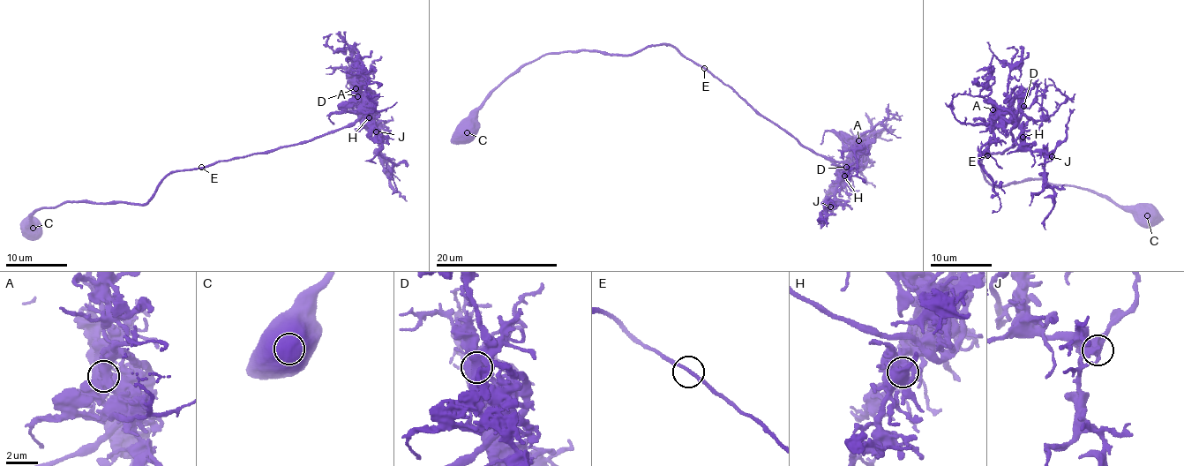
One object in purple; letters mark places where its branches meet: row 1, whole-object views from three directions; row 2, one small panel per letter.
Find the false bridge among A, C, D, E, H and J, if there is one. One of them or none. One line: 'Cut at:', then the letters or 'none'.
Cut at: none

